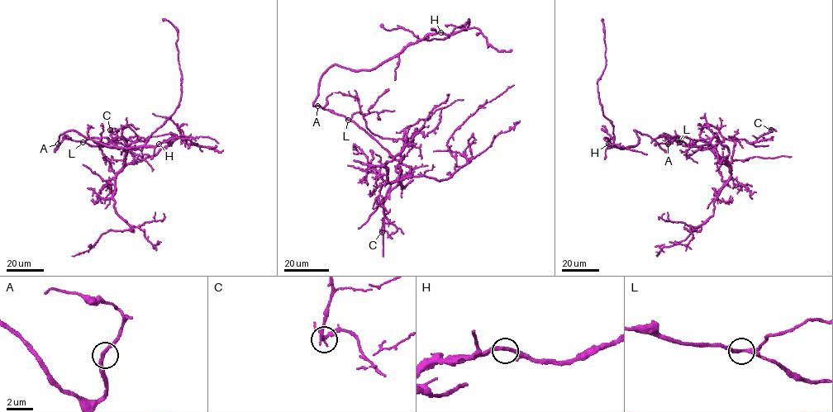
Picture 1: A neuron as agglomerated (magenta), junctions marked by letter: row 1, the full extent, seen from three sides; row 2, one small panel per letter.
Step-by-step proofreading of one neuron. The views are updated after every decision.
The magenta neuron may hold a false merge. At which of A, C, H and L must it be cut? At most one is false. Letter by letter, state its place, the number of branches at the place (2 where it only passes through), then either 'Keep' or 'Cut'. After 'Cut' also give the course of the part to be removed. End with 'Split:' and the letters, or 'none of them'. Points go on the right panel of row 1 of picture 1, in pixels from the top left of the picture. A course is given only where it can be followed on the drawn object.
A: Place: (668, 144). Branches: 2. Keep
C: Place: (771, 130). Branches: 2. Keep
H: Place: (608, 144). Branches: 2. Keep
L: Place: (679, 142). Branches: 2. Keep
Split: none of them

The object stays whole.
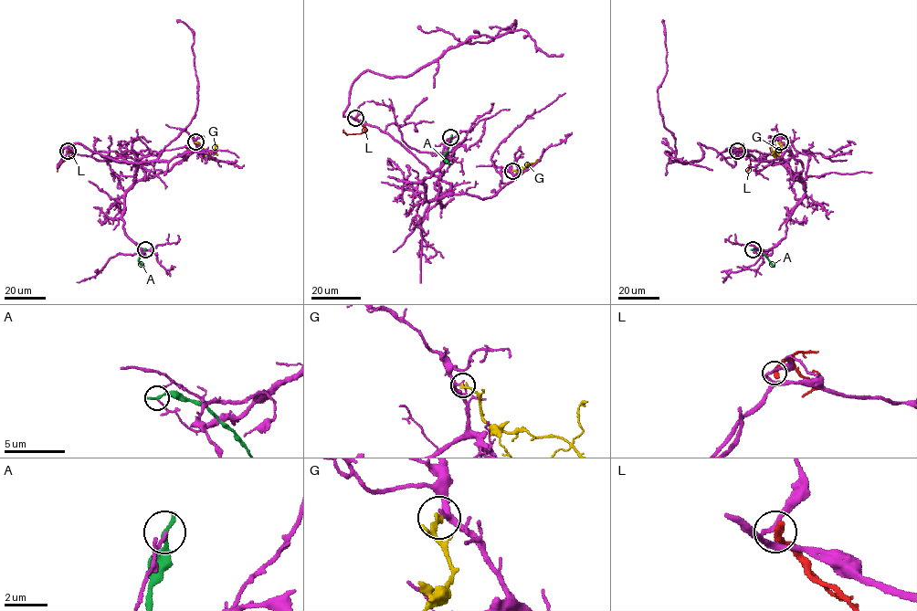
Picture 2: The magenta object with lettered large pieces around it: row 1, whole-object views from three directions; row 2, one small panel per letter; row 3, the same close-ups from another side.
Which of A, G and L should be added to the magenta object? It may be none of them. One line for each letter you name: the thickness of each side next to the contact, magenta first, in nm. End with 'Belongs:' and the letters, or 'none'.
Belongs: none

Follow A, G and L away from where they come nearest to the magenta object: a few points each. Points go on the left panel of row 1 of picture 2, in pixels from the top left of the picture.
A: (145, 249), (138, 259), (144, 266)
G: (195, 142), (203, 150), (214, 152), (207, 159)
L: (68, 151), (69, 149), (75, 152), (60, 164), (57, 171)

